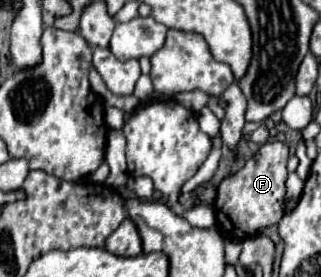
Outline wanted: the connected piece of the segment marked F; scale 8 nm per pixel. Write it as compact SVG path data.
M267 142L259 152L245 162L241 170L221 180L215 200L217 224L225 236L233 236L233 228L265 228L283 218L283 198L287 180L289 148L285 142Z

